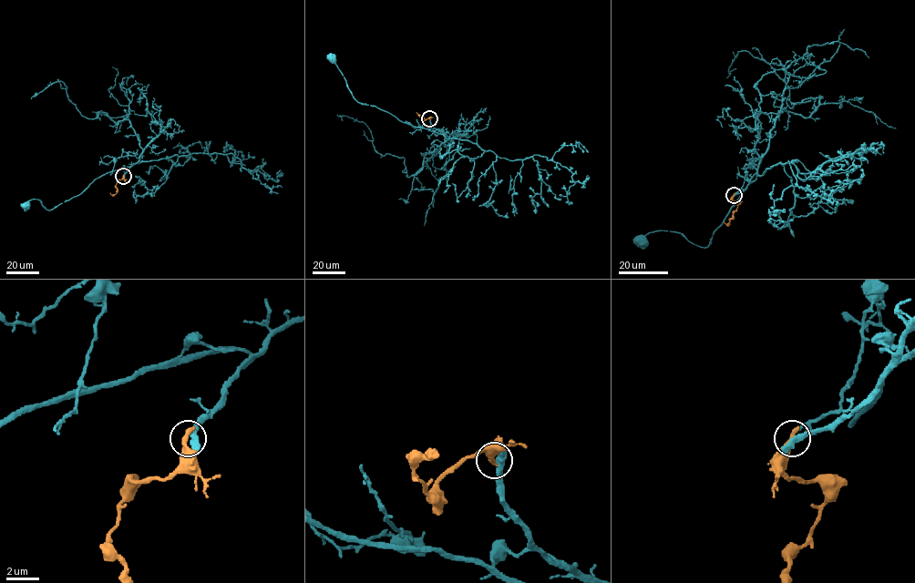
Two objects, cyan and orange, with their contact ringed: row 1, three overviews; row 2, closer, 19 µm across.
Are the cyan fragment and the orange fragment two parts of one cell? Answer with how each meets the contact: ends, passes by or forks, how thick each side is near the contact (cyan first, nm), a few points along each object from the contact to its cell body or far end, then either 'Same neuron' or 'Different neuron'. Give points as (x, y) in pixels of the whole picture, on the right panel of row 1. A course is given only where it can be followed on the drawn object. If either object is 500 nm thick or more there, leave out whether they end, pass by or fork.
Thickness 500 nm (cyan) against 400 nm. Course of cyan: (734, 195), (749, 182), (706, 247), (670, 230), (648, 232), (641, 240). Course of orange: (734, 194), (732, 199), (738, 204), (728, 223), (724, 220). Different neuron

